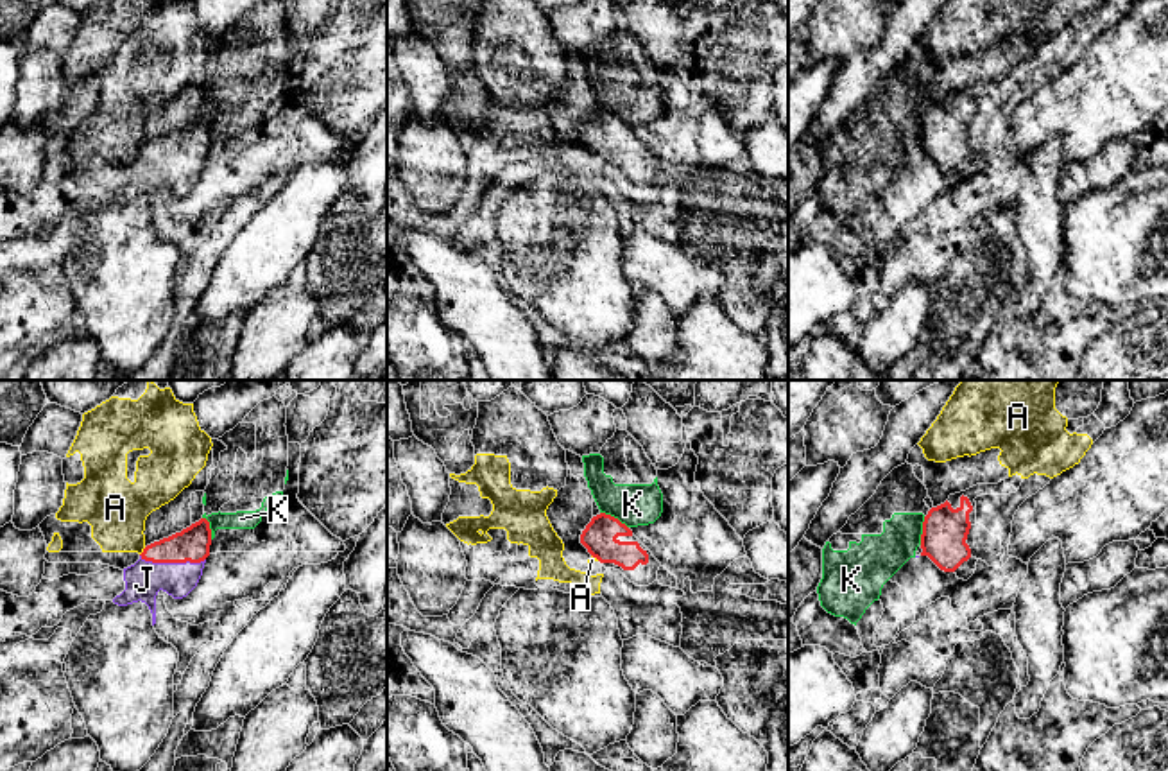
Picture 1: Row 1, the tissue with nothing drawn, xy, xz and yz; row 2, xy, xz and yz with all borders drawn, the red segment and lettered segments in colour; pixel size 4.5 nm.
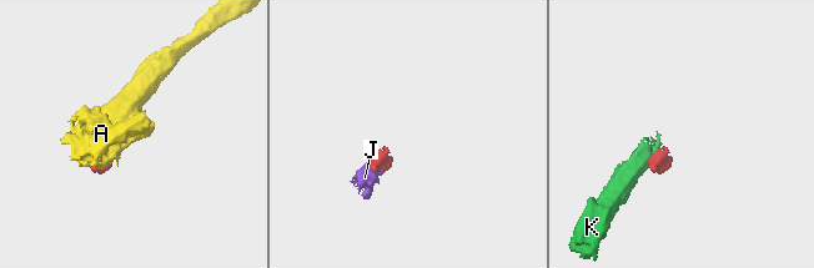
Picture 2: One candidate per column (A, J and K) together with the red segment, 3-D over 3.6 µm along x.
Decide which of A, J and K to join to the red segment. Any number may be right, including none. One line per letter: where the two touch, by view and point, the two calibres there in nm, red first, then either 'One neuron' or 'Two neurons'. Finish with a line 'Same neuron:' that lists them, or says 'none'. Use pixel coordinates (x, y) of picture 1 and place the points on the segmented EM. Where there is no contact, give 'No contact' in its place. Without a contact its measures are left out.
A: Touches red at xy (144, 551). Thickness 160 nm (red) against 280 nm. Two neurons
J: Touches red at xy (172, 562). Thickness 160 nm (red) against 170 nm. One neuron
K: Touches red at xz (613, 517). Thickness 150 nm (red) against 190 nm. Two neurons
Same neuron: J

